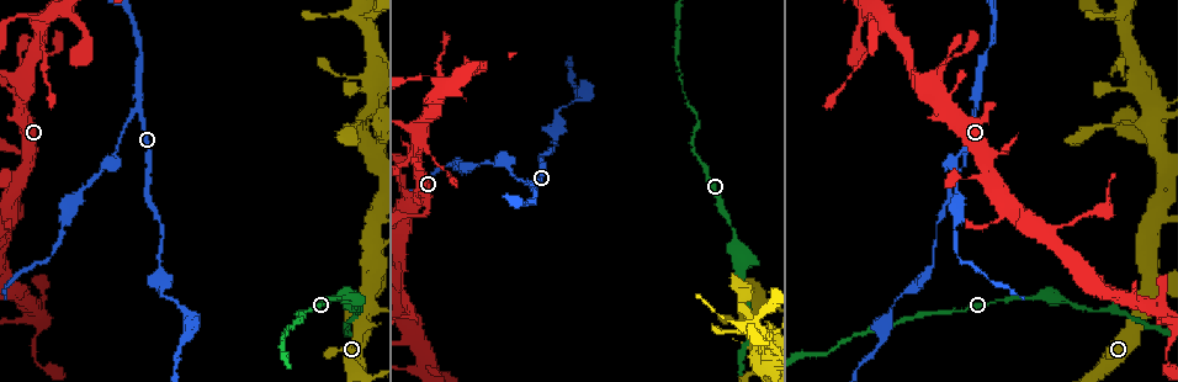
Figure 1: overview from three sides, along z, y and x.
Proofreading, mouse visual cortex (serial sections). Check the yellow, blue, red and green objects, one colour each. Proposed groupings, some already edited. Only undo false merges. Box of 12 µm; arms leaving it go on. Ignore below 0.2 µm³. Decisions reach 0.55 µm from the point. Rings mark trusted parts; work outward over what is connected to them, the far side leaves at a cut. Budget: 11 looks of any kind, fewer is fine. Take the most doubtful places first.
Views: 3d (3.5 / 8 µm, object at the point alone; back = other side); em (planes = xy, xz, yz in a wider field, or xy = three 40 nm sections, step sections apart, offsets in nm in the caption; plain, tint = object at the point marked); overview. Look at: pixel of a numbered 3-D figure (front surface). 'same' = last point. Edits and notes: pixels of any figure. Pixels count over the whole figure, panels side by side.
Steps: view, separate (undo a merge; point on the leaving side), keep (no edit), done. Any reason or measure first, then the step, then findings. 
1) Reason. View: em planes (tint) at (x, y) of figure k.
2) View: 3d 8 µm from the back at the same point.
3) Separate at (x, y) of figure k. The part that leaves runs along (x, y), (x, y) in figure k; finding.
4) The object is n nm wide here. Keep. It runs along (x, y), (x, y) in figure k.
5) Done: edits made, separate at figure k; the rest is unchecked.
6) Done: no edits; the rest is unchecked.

Sharp bend. View: 3d 3.5 µm at (419, 215) of figure 1.

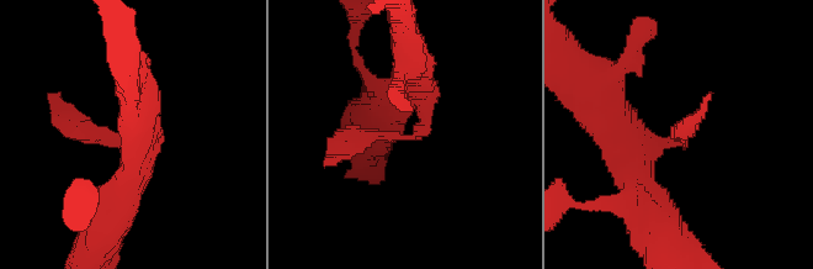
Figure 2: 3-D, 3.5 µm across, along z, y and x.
Shape alone is not enough. View: em xy step 5 (tint) at (403, 135) of figure 2.

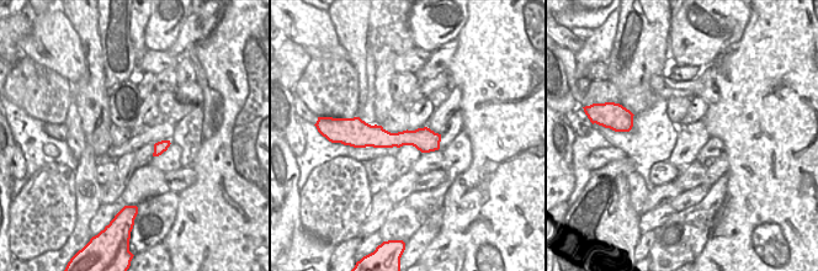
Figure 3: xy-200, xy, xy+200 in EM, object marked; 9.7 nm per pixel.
View: em planes (tint) at the same point.

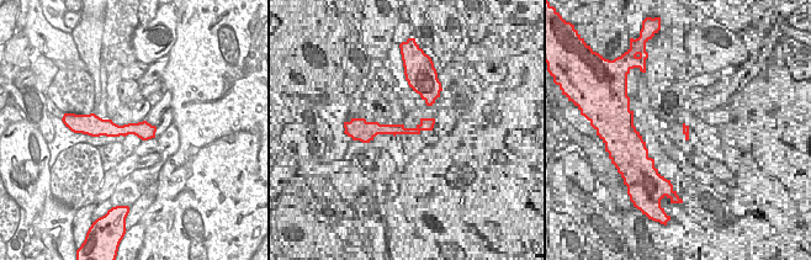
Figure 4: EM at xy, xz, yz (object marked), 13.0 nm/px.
Keep. It runs along (413, 75), (424, 126), (338, 158) in figure 2; continuous, no second cell.

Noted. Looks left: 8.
Two arms at a narrow angle. View: 3d 8 µm at (1154, 116) of figure 1.

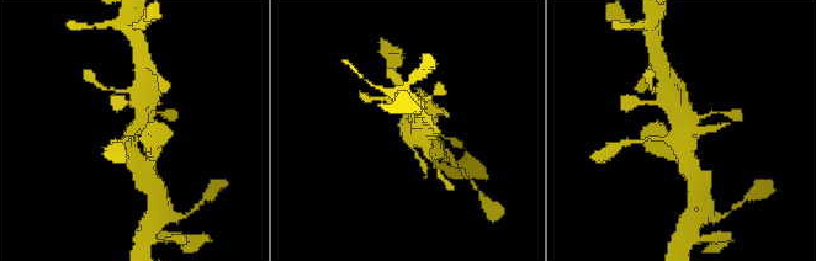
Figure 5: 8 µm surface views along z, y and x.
Now the EM. View: em xy step 3 (tint) at (133, 128) of figure 5.

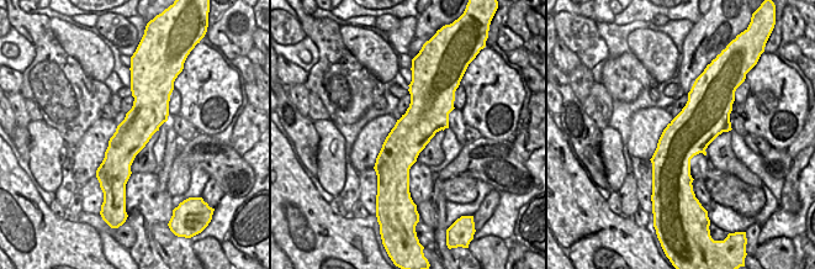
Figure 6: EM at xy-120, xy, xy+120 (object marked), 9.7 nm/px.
The object is 380 nm wide here. Keep. It runs along (689, 164), (674, 101) in figure 5; one cell here.

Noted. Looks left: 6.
Sudden change in width. View: 3d 3.5 µm from the back at (1068, 301) of figure 1.

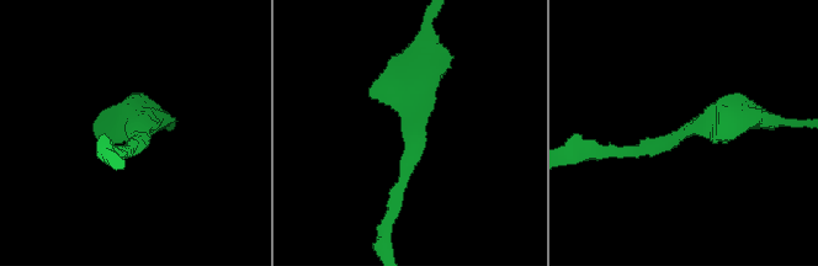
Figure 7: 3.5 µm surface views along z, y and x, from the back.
View: em xy step 2 (tint) at (413, 126) of figure 7.

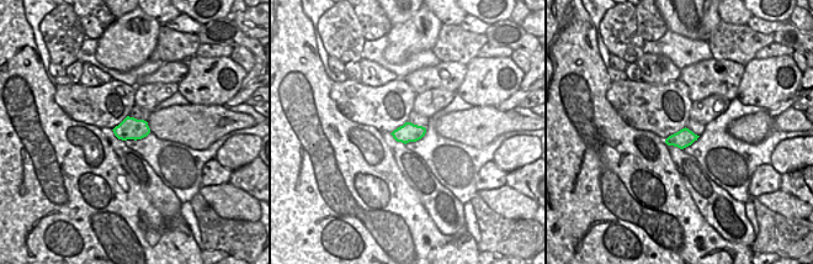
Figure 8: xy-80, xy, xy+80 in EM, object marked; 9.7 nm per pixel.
Keep. It runs along (760, 120), (728, 116), (619, 154) in figure 7; one cell here.

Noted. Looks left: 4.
Narrows sharply. View: 3d 3.5 µm at (553, 141) of figure 1.

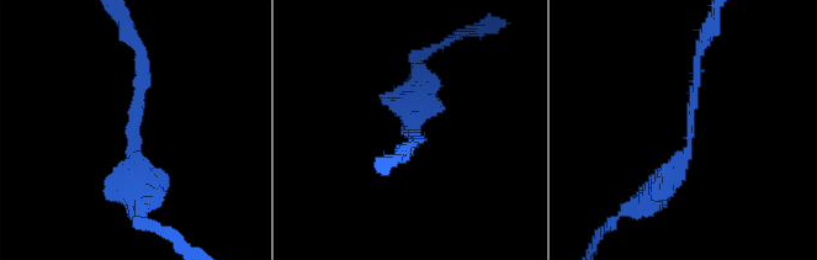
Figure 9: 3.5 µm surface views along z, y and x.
The arms are 100, 350 nm wide; now the EM. View: em xy step 2 (tint) at (135, 148) of figure 9.

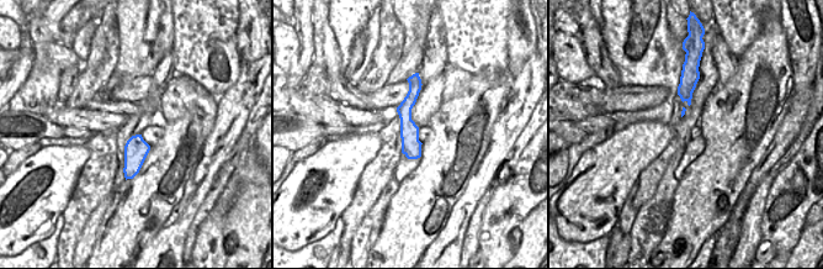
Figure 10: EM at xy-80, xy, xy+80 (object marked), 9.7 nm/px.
Keep. It runs along (415, 78), (407, 104), (410, 156) in figure 10; continuous, no second cell.

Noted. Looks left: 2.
Done: no edits; the rest is unchecked.

